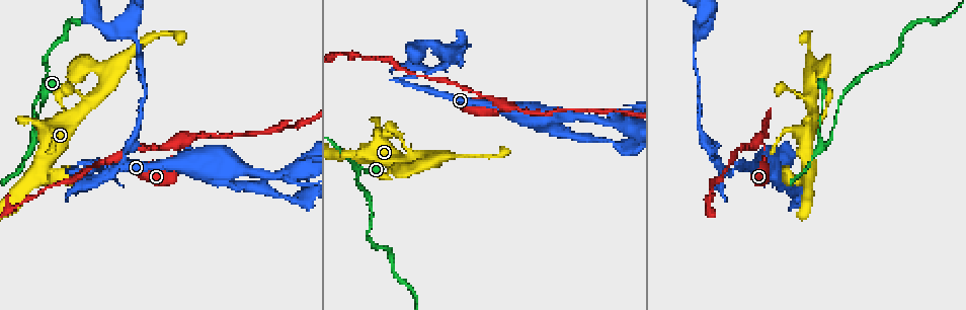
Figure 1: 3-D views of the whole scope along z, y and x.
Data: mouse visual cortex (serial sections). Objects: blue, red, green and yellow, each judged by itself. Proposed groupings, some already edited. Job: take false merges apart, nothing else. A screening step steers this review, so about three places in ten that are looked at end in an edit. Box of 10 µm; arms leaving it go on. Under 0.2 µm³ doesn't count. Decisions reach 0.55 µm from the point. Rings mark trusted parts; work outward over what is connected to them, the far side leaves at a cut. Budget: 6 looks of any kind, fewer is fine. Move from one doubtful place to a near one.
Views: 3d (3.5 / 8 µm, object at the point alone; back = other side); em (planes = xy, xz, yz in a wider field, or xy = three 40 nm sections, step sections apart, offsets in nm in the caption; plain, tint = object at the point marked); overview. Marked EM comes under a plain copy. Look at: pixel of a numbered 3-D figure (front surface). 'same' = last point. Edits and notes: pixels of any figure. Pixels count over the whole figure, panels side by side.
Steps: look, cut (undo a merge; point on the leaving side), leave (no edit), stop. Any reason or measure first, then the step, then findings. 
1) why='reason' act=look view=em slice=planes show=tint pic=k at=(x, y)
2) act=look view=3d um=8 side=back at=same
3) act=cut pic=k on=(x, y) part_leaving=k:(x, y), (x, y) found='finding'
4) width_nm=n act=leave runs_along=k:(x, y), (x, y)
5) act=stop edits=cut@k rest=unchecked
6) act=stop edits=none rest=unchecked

why='abrupt turn' act=look view=3d um=8 pic=1 at=(358, 168)

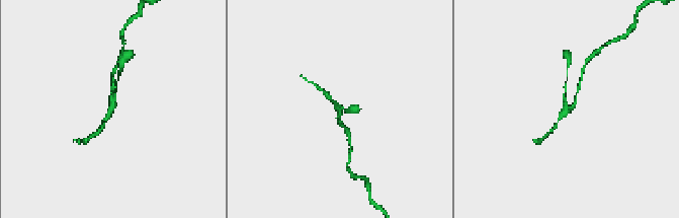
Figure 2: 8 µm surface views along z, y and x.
why='closer look' act=look view=3d um=3.5 at=same

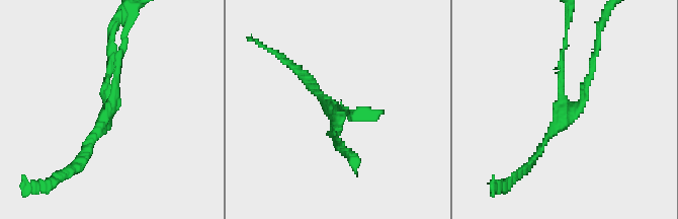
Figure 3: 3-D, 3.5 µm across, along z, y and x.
why='shape alone is not enough' act=look view=em slice=xy step=1 show=tint pic=3 at=(337, 113)

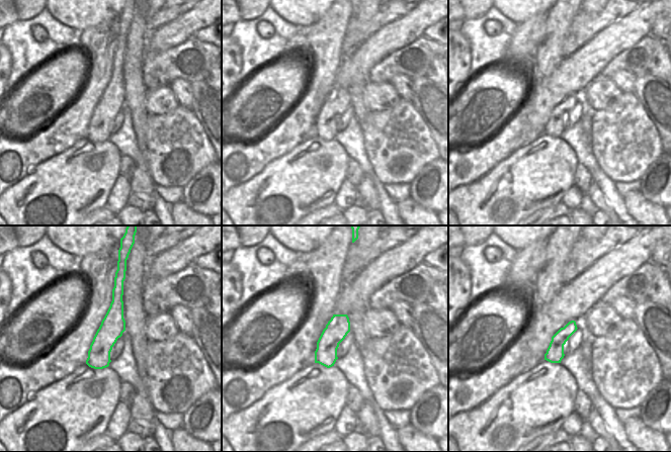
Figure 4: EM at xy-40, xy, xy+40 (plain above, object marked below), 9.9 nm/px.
width_nm=220 act=leave runs_along=4:(120, 287), (96, 366) found='continuous, no second cell'

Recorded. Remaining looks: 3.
why='thin neck' act=look view=3d um=8 pic=1 at=(178, 144)

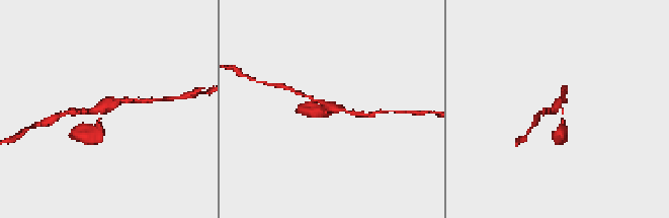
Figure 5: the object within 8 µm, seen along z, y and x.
why='closer look' act=look view=3d um=3.5 at=same

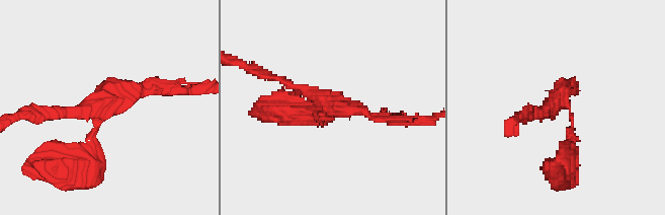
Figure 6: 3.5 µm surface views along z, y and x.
act=leave runs_along=6:(567, 161), (570, 109), (530, 115) found='continuous, no second cell'

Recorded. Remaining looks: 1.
act=stop edits=none rest=unchecked

